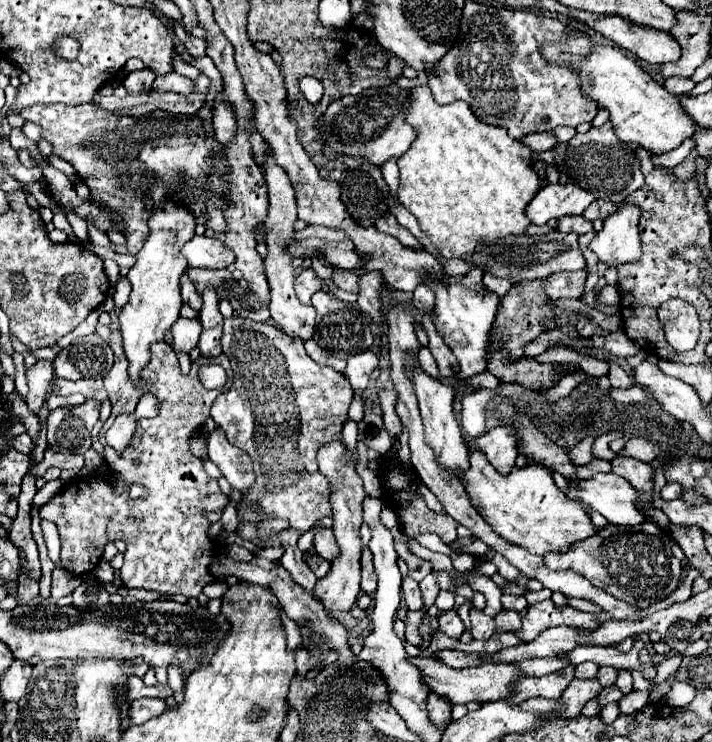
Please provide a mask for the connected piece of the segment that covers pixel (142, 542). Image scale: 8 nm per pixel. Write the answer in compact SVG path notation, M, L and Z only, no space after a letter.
M153 343L151 361L143 375L151 381L149 393L161 401L161 413L155 419L139 423L139 435L123 453L117 453L109 445L105 447L109 471L119 471L127 483L141 479L149 487L149 497L133 501L127 493L115 495L109 481L95 477L65 485L39 509L41 519L53 521L59 529L63 569L75 575L89 573L103 556L105 543L123 539L127 551L120 576L128 588L199 597L201 589L207 583L213 583L209 563L217 555L217 543L207 535L209 521L203 517L201 509L223 509L229 503L229 497L221 493L217 479L211 479L203 471L201 459L197 459L189 449L194 431L204 425L215 397L221 393L221 389L207 391L197 375L203 365L211 363L217 363L227 371L227 389L233 379L227 355L219 355L217 359L199 357L191 365L191 373L181 375L171 345Z

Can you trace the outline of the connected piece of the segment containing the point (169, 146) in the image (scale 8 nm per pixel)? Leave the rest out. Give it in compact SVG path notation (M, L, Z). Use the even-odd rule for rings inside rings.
M93 103L83 105L33 105L25 107L21 113L25 121L33 121L41 125L43 137L53 145L53 153L67 163L71 163L79 175L79 179L89 187L93 199L101 203L101 209L109 211L113 219L117 219L123 225L125 235L125 247L129 253L139 253L143 247L149 229L147 221L151 217L151 209L145 207L145 199L153 201L153 209L165 207L167 201L175 203L177 207L185 207L195 217L205 217L205 227L215 233L227 231L227 219L225 211L231 207L229 199L229 181L227 181L227 155L225 147L217 143L215 137L209 137L205 131L205 121L197 115L175 115L169 111L153 111L141 117L129 117L129 115L117 115L115 111L101 109Z

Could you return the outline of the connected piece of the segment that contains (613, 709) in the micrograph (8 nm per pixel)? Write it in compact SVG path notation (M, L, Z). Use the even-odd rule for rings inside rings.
M610 703L606 705L600 712L601 719L607 725L613 723L613 721L621 714L618 703Z

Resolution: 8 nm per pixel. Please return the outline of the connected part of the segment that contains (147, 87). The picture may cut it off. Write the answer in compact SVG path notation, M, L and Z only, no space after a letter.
M145 67L145 69L139 69L139 71L131 71L125 77L123 85L129 93L147 93L147 91L151 91L155 77L157 77L155 71L151 67Z

